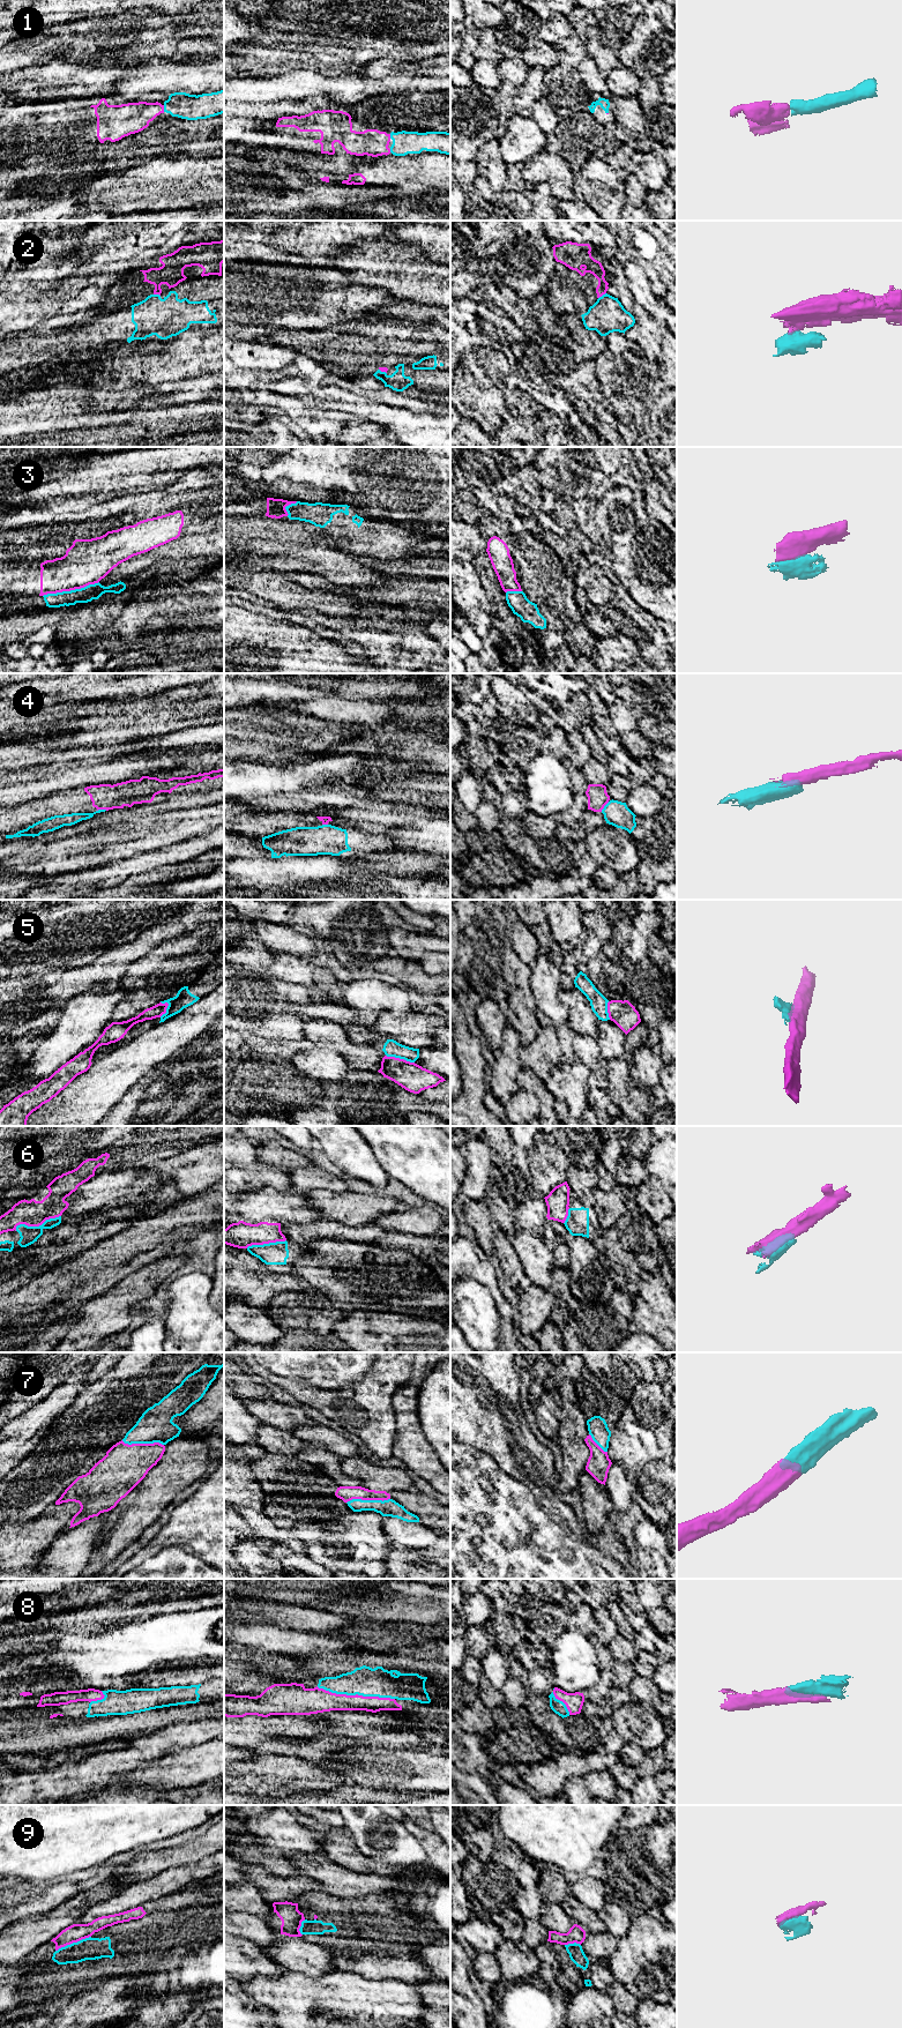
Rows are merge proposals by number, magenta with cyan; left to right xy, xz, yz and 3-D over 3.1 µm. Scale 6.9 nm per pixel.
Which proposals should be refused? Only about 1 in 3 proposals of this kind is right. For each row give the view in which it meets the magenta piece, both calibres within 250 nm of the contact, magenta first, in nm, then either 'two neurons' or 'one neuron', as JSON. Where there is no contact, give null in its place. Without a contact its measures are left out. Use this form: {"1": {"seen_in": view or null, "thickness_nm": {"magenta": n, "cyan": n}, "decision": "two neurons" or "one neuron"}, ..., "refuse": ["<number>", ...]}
{"1": {"seen_in": "xy", "thickness_nm": {"magenta": 220, "cyan": 180}, "decision": "one neuron"}, "2": {"seen_in": "yz", "thickness_nm": {"magenta": 100, "cyan": 240}, "decision": "two neurons"}, "3": {"seen_in": "xy", "thickness_nm": {"magenta": 320, "cyan": 110}, "decision": "two neurons"}, "4": {"seen_in": "yz", "thickness_nm": {"magenta": 140, "cyan": 170}, "decision": "two neurons"}, "5": {"seen_in": "xz", "thickness_nm": {"magenta": 190, "cyan": 110}, "decision": "two neurons"}, "6": {"seen_in": "xy", "thickness_nm": {"magenta": 180, "cyan": 120}, "decision": "two neurons"}, "7": {"seen_in": "xz", "thickness_nm": {"magenta": 110, "cyan": 120}, "decision": "one neuron"}, "8": {"seen_in": "xz", "thickness_nm": {"magenta": 160, "cyan": 200}, "decision": "one neuron"}, "9": {"seen_in": "xy", "thickness_nm": {"magenta": 120, "cyan": 160}, "decision": "two neurons"}, "refuse": ["2", "3", "4", "5", "6", "9"]}

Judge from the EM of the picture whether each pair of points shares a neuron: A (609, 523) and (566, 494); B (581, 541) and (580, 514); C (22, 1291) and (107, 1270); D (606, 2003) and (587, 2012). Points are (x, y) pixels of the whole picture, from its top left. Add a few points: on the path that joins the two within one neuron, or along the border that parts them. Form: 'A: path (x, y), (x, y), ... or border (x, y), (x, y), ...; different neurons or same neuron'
A: border (597, 501), (596, 528), (604, 539); different neurons
B: path (581, 534), (580, 521); same neuron
C: path (43, 1285), (76, 1270), (87, 1270); same neuron
D: path (602, 2005), (591, 2007); same neuron

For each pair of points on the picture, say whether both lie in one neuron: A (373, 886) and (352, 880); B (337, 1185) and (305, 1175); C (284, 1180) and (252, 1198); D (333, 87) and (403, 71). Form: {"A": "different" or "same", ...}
{"A": "same", "B": "same", "C": "different", "D": "different"}

